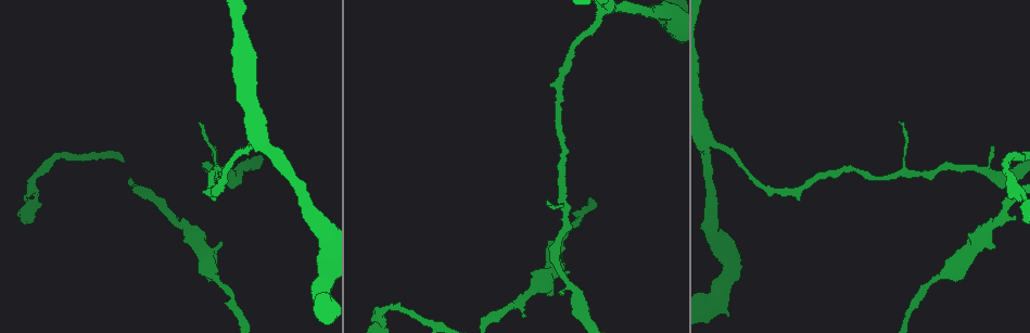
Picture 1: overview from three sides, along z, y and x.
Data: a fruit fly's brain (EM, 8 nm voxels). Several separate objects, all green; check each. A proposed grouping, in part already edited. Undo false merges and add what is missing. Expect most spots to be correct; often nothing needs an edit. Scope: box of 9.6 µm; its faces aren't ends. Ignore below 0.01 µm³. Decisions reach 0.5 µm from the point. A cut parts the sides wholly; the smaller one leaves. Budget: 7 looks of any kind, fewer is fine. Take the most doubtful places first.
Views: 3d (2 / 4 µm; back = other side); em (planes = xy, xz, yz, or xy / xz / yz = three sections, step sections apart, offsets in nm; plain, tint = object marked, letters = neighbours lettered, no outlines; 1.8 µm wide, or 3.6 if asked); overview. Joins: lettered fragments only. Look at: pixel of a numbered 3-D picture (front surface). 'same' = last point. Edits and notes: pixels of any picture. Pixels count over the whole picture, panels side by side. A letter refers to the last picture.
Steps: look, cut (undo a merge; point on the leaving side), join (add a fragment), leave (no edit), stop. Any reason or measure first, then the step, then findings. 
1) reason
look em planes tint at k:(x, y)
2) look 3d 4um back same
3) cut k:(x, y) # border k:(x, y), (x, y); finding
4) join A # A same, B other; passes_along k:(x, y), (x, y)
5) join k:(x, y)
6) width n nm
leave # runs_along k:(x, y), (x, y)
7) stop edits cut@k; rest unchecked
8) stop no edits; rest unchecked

branch stops here
look em planes plain at 1:(524, 316)

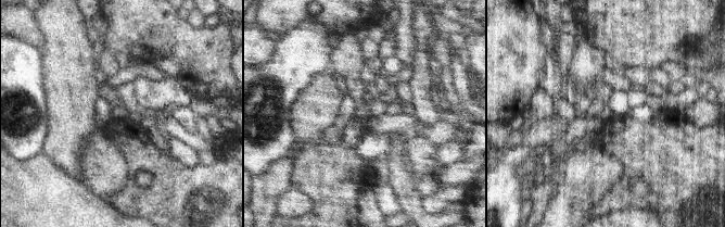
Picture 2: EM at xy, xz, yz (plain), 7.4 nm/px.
with the object marked
look em planes tint same

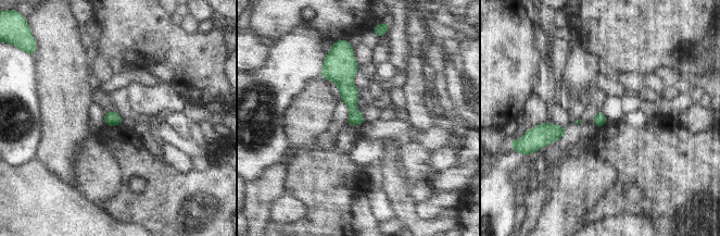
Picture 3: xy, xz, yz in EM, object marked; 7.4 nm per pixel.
see the neighbours
look em planes letters same

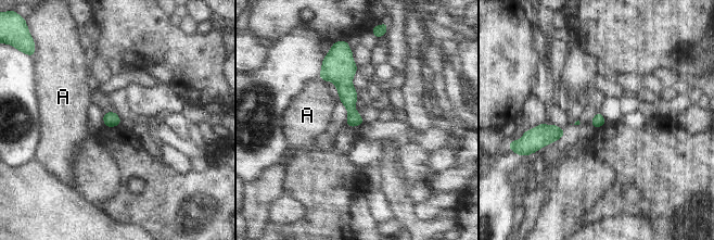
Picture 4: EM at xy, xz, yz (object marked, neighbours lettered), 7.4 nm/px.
longest_contact A 50 nm
leave # A other; border 4:(319, 78), (323, 81); no lettered fragment goes on from it

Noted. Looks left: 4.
tapers out
look em planes tint at 1:(992, 147)

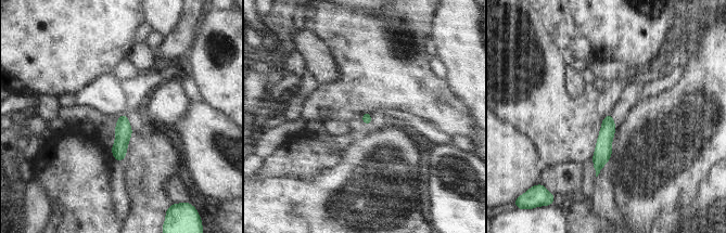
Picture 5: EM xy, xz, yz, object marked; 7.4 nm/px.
look em planes letters same

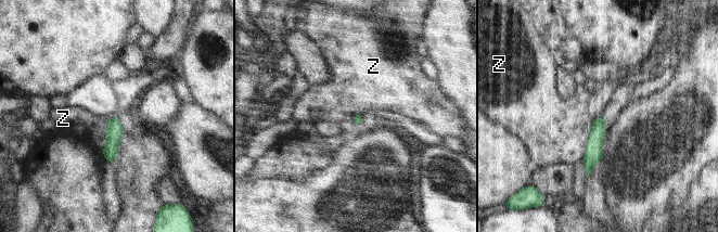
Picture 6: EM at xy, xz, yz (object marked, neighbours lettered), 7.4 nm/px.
longest_contact Z 300 nm
leave # Z other; border 6:(593, 120), (586, 154), (582, 158); none of them fits

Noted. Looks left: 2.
sharp bend
look 3d 2um at 1:(592, 28)

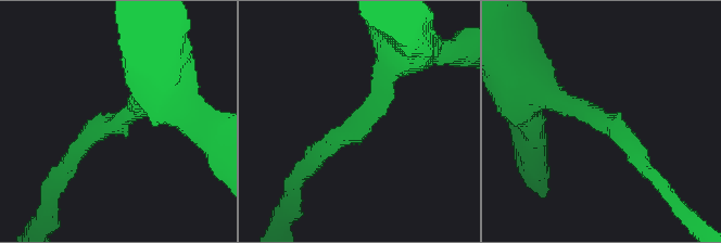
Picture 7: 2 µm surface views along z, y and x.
look em xy step 16 letters at 7:(602, 127)

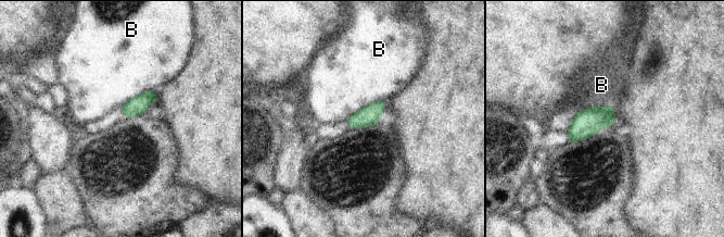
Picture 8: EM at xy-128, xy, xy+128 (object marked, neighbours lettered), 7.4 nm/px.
longest_contact B 380 nm
leave # B other; border 8:(611, 105), (583, 109), (567, 131); all the same cell

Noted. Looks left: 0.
stop no edits; rest unchecked

